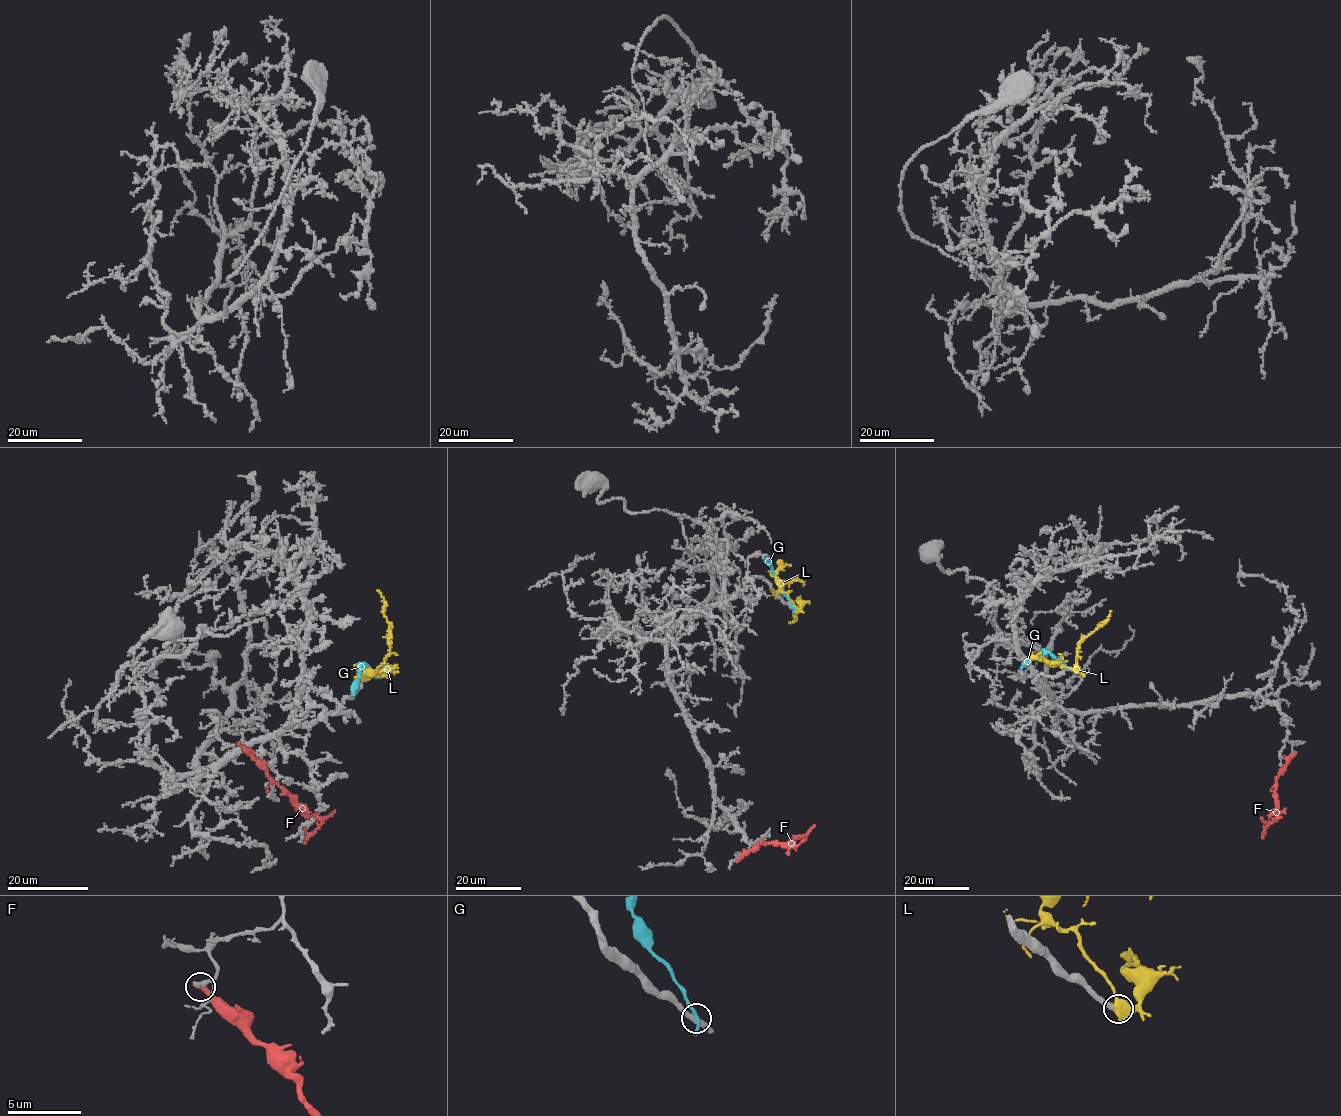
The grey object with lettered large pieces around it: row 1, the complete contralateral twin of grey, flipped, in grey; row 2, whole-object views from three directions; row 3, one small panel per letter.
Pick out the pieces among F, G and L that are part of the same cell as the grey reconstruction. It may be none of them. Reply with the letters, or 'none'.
none

